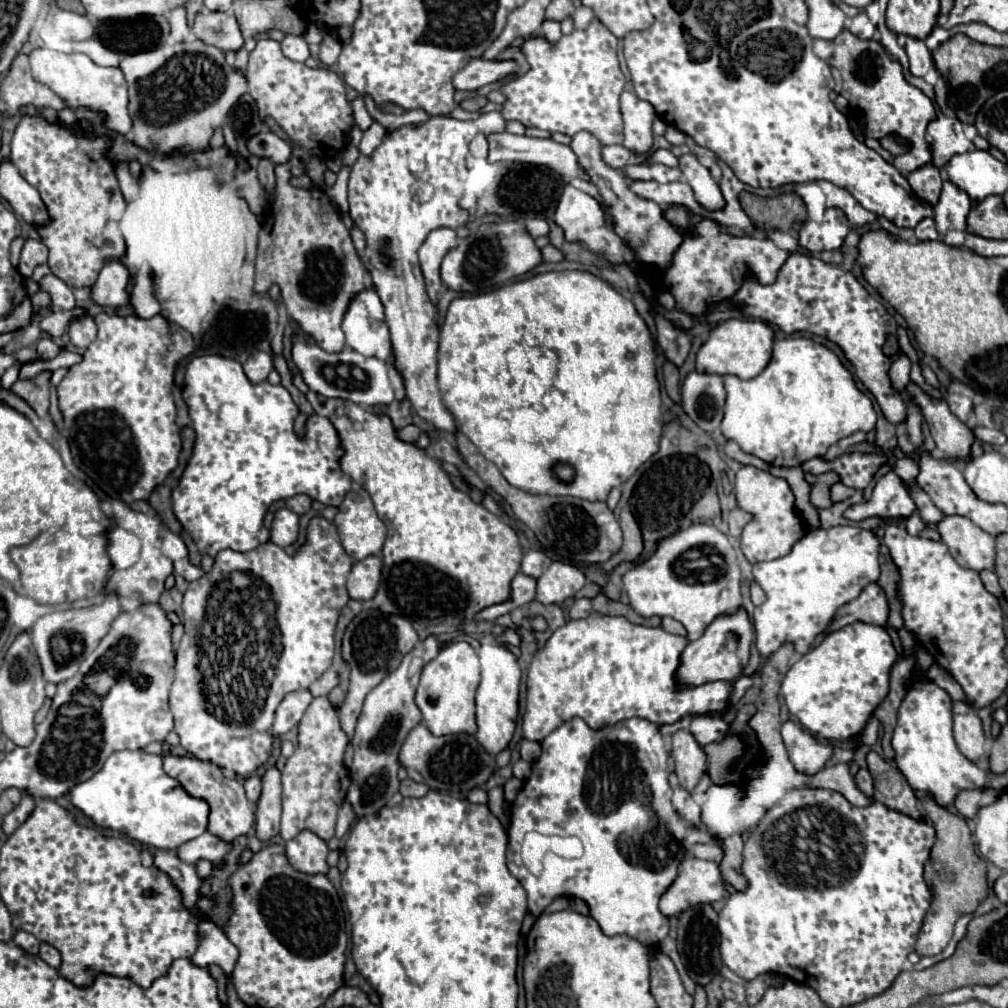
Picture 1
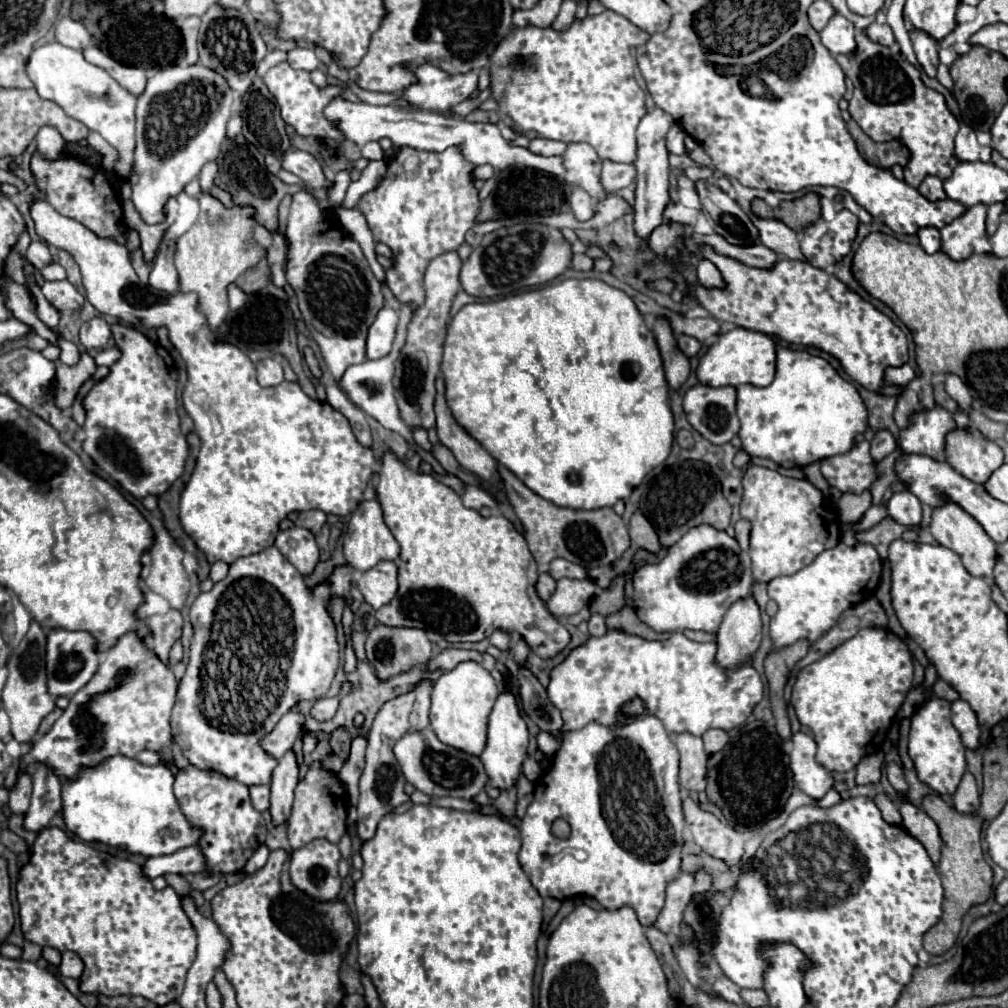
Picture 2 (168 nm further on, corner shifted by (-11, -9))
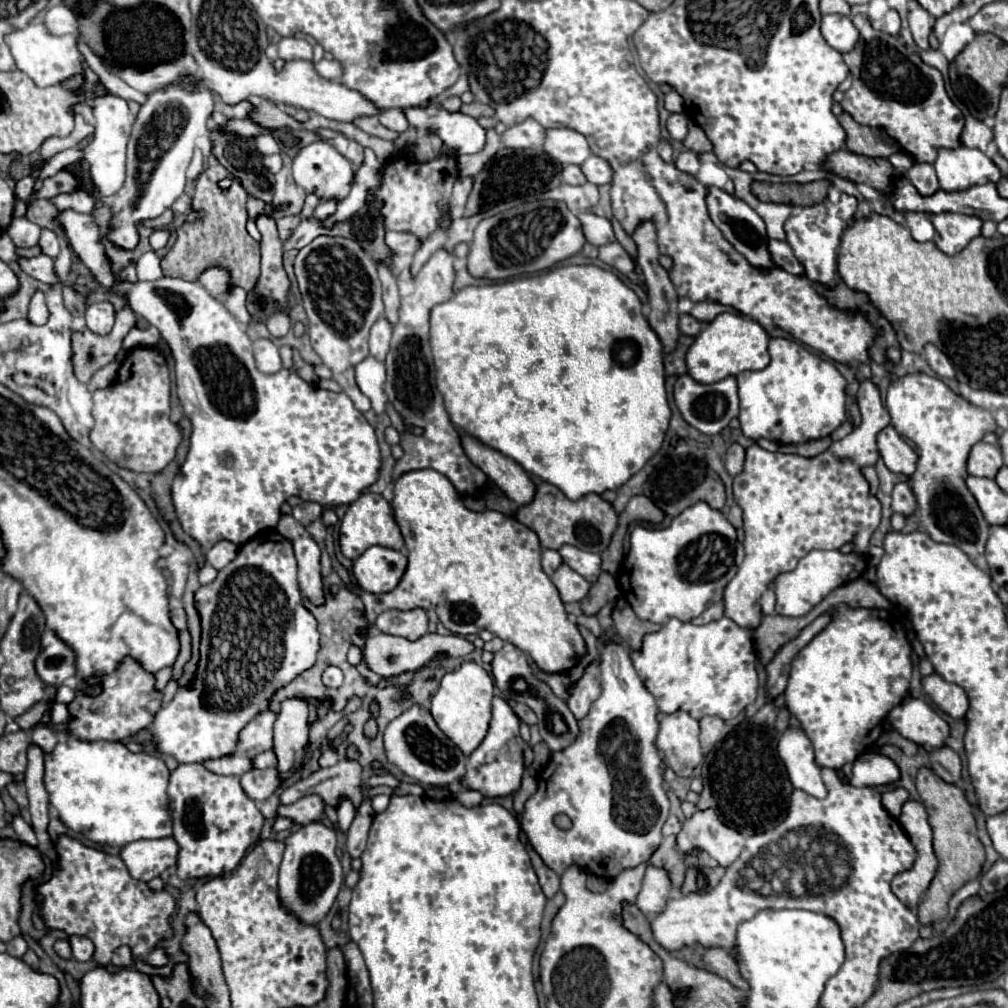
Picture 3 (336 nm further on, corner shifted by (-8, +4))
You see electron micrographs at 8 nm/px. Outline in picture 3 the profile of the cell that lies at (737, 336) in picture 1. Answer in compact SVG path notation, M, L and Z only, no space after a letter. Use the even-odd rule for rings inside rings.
M722 313L706 325L706 329L694 339L692 347L686 353L688 373L698 383L716 383L724 377L736 377L742 371L758 371L770 363L768 353L768 333L766 329L750 317L736 313Z

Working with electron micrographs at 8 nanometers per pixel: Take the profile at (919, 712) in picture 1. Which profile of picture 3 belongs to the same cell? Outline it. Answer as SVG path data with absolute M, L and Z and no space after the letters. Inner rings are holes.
M910 699L888 715L892 727L906 739L924 747L926 753L942 749L950 735L948 723L922 699Z

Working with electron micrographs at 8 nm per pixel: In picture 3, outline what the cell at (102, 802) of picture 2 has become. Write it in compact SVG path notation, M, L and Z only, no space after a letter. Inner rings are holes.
M68 737L56 745L54 753L44 757L44 765L50 805L68 829L112 847L172 835L166 793L170 771L160 757L130 753L120 741L78 741Z

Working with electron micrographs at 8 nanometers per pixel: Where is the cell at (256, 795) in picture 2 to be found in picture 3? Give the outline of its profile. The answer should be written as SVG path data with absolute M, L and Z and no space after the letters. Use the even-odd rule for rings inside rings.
M250 769L240 777L244 793L254 799L254 801L264 801L268 799L278 787L280 779L276 779L276 769Z

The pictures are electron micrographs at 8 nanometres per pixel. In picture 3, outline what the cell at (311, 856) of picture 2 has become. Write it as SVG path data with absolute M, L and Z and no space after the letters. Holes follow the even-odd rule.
M322 822L310 823L308 827L298 827L286 841L286 851L280 865L280 899L288 909L292 909L306 923L320 923L330 911L340 885L342 885L342 865L336 857L336 831Z

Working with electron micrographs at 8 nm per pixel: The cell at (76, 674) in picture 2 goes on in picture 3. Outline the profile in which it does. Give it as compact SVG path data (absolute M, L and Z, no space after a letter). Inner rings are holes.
M46 629L42 635L42 649L36 659L36 673L44 685L60 687L64 679L76 673L76 653L64 643L52 629Z

